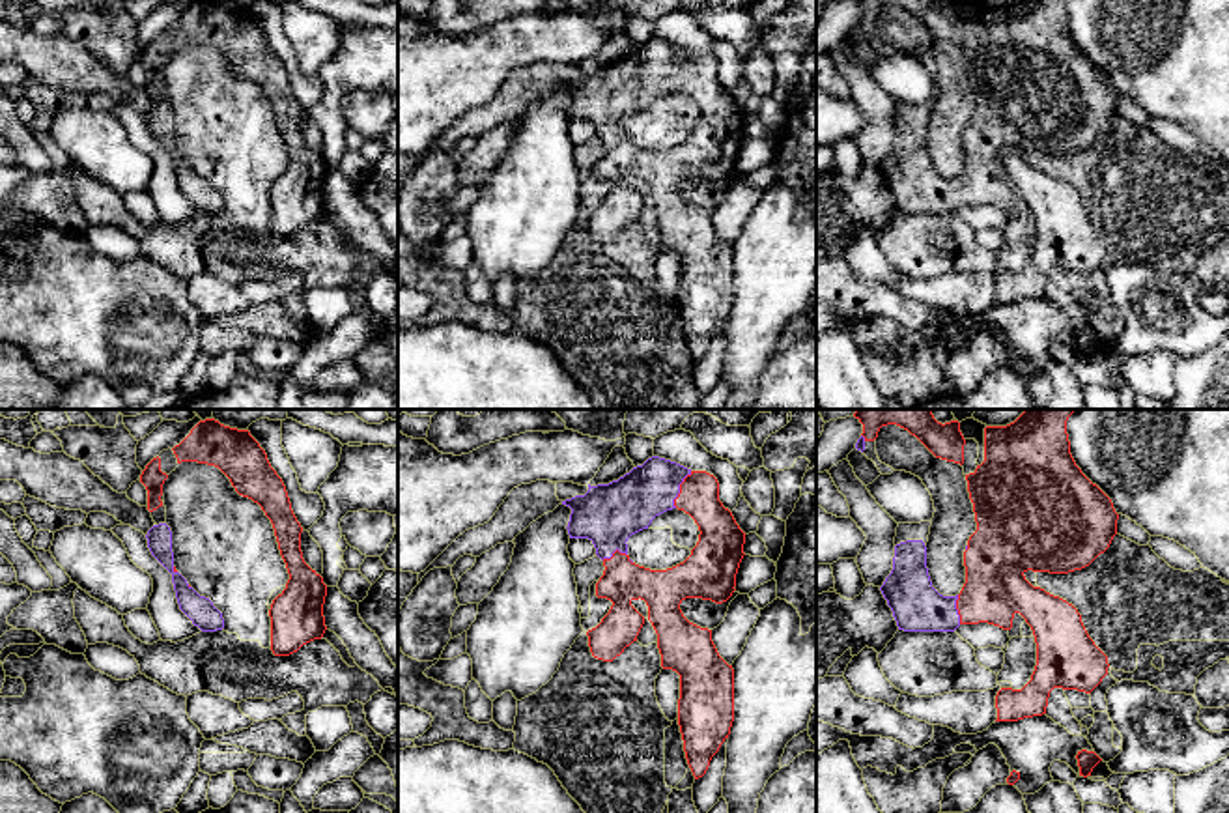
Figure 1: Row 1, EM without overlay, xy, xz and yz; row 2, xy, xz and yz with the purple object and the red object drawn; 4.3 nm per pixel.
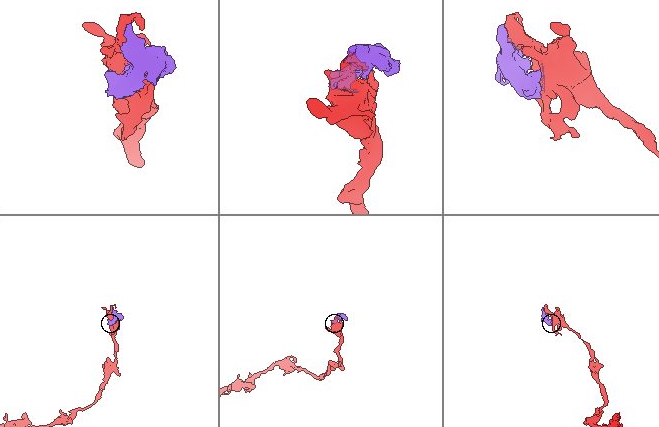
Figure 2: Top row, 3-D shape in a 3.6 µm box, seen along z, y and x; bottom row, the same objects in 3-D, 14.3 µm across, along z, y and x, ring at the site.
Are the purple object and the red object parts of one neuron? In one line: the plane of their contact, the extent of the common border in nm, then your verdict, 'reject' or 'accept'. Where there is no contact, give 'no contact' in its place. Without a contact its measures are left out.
contact in xz; length 180 nm; accept

